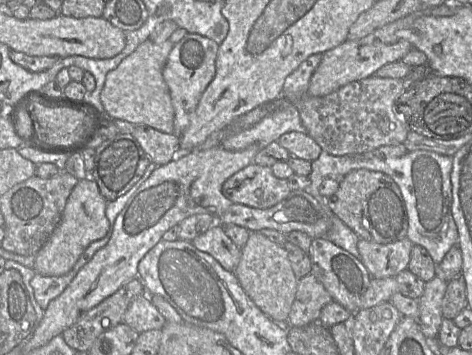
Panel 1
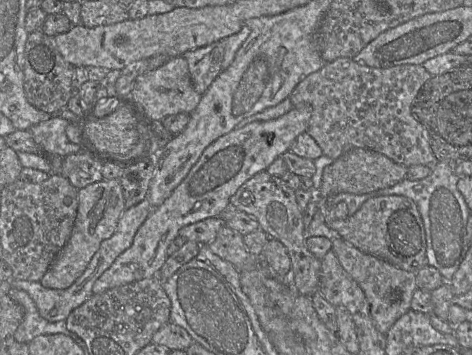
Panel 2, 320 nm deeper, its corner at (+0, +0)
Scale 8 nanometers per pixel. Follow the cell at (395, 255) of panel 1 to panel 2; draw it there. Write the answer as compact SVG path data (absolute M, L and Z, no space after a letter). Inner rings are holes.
M341 237L332 240L332 251L338 257L342 267L364 291L377 330L386 334L403 314L411 310L413 293L418 288L416 273L402 270L383 259L362 252Z

